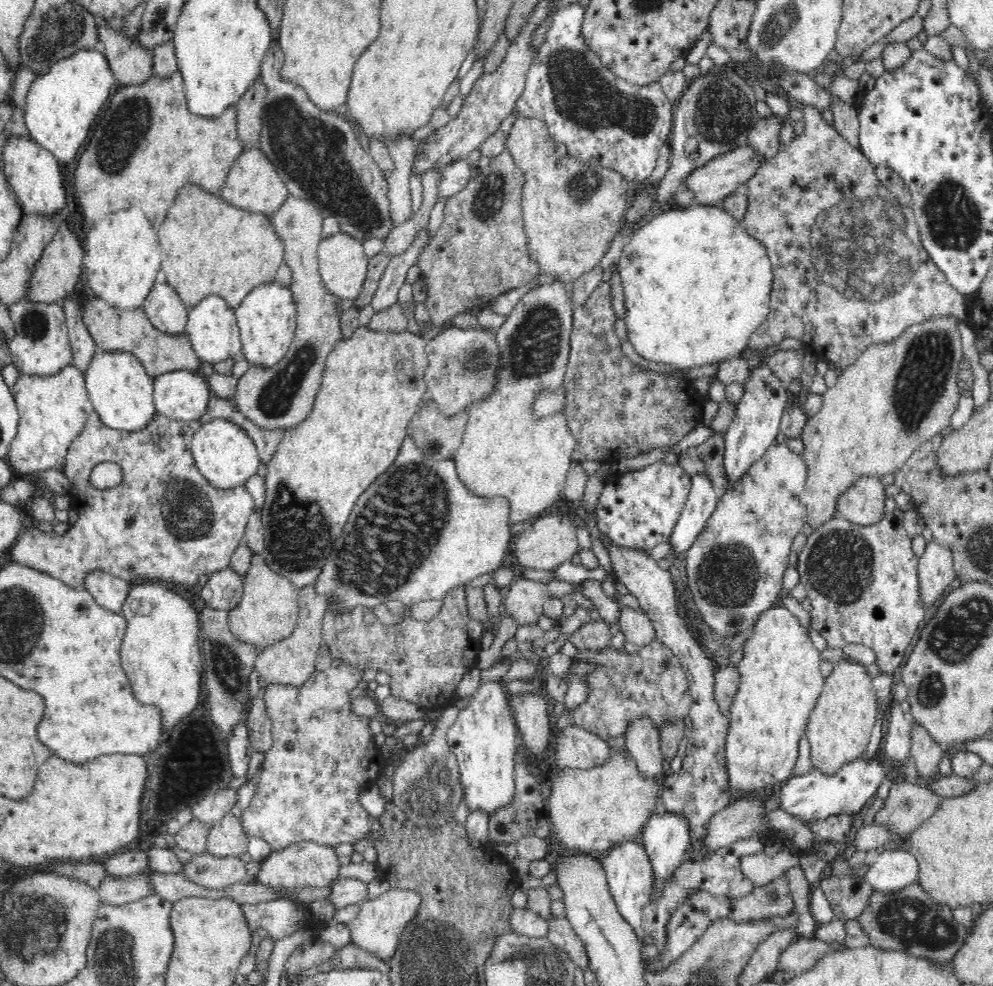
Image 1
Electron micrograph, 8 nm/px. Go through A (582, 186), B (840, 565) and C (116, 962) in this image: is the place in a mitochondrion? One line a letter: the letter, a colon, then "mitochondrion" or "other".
A: mitochondrion
B: mitochondrion
C: mitochondrion

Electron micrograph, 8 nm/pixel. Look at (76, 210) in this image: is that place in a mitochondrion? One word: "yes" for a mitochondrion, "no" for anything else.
no

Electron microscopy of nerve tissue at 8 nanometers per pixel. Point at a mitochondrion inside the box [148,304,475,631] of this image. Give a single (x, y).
(417, 501)

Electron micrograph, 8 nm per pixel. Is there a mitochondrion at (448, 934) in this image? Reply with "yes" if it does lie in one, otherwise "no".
yes

